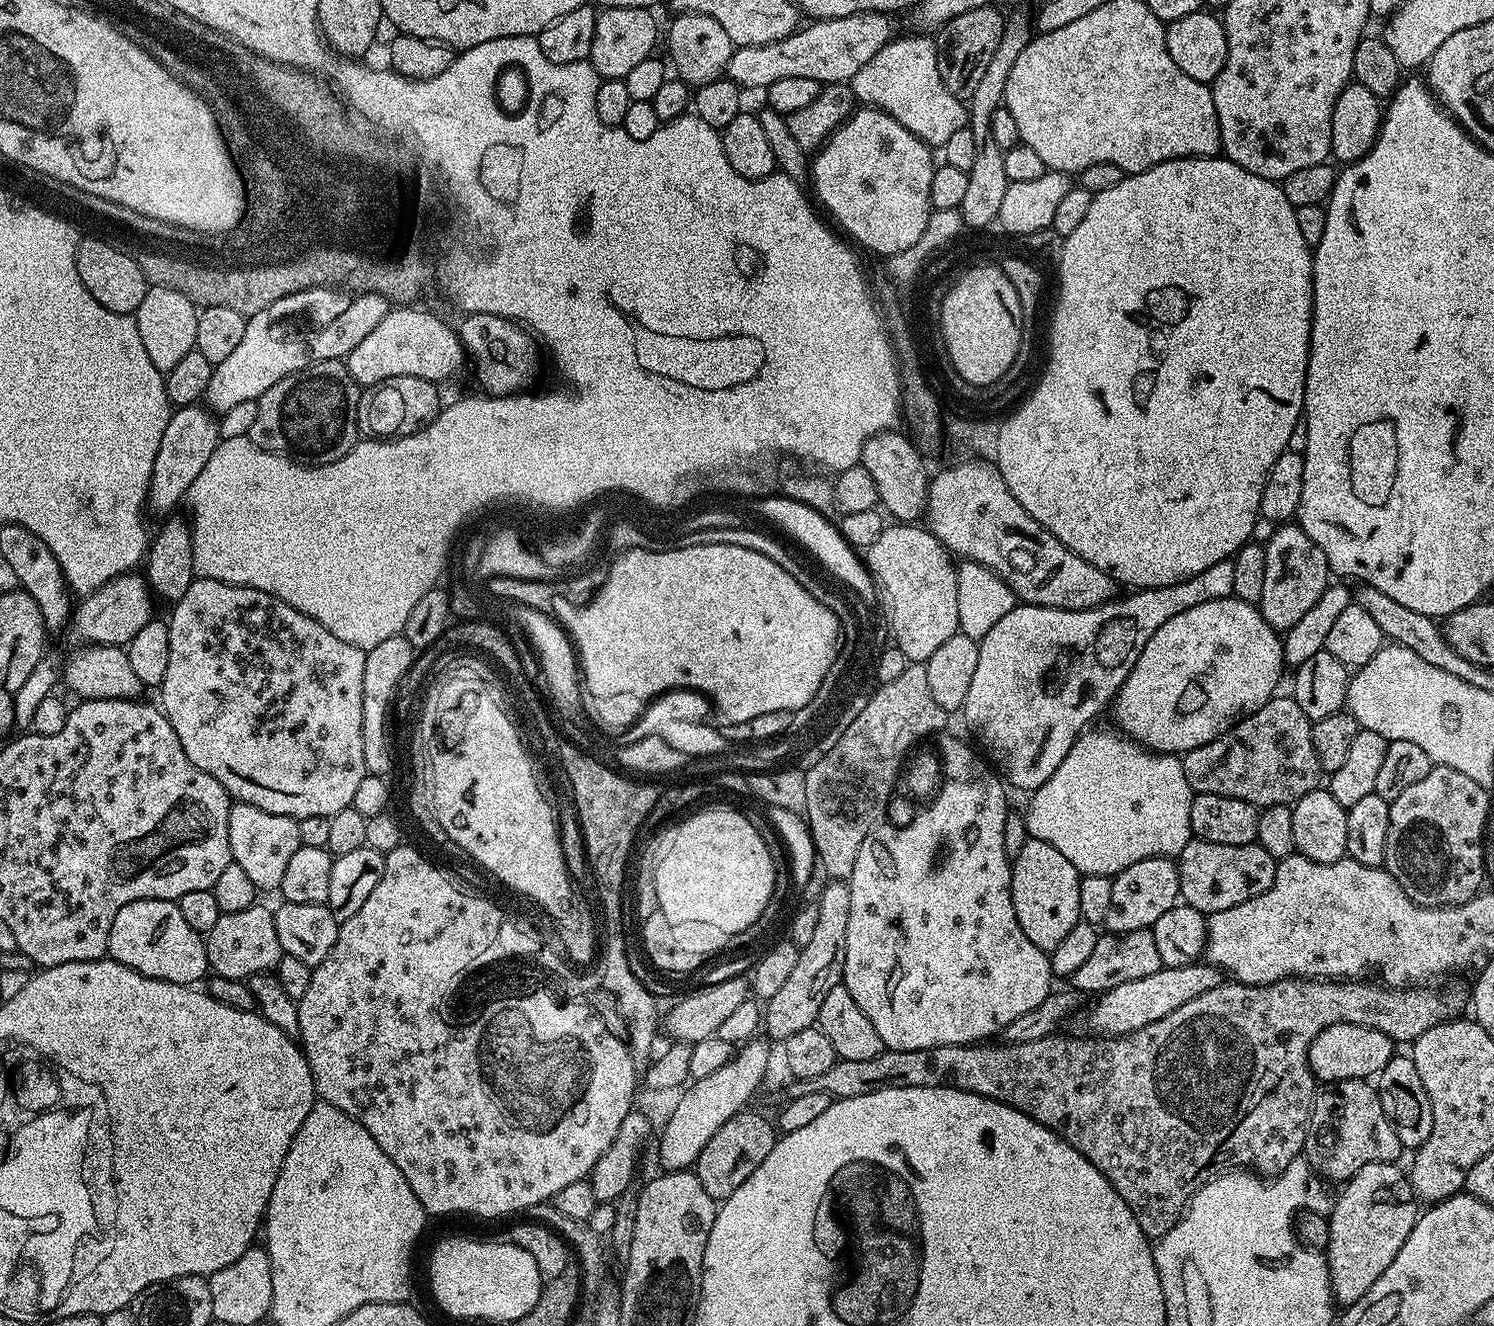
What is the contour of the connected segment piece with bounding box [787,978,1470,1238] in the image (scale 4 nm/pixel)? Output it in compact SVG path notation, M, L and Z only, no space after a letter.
M1289 978L1286 980L1279 980L1273 984L1237 984L1235 982L1225 982L1220 986L1214 987L1214 990L1207 990L1204 994L1198 994L1198 998L1190 998L1190 1002L1186 1002L1186 1006L1178 1006L1178 1010L1174 1010L1170 1014L1166 1014L1166 1018L1158 1018L1158 1022L1150 1022L1150 1026L1142 1026L1140 1030L1128 1032L1124 1036L1113 1036L1111 1038L1089 1038L1084 1036L1059 1036L1053 1034L1050 1036L1043 1036L1034 1042L1018 1042L1017 1044L1005 1044L1003 1042L981 1042L979 1044L955 1044L954 1046L934 1046L926 1050L894 1050L889 1048L882 1054L878 1054L878 1058L869 1058L862 1062L850 1062L849 1060L837 1059L834 1066L830 1066L830 1070L826 1070L826 1074L820 1075L813 1080L798 1080L793 1079L792 1085L788 1088L787 1095L789 1097L801 1096L802 1094L810 1094L811 1092L825 1092L827 1096L832 1097L833 1100L845 1100L846 1098L858 1098L862 1094L874 1094L874 1090L890 1090L891 1088L957 1088L963 1092L970 1094L978 1094L982 1098L990 1098L1002 1102L1006 1106L1010 1106L1014 1110L1018 1110L1022 1114L1029 1116L1034 1122L1038 1122L1042 1126L1046 1126L1054 1134L1058 1134L1066 1142L1070 1142L1070 1146L1074 1146L1074 1150L1078 1150L1090 1161L1103 1176L1114 1186L1114 1190L1118 1190L1118 1194L1126 1202L1126 1206L1130 1206L1130 1210L1134 1214L1134 1218L1138 1218L1138 1226L1142 1226L1142 1230L1149 1238L1159 1238L1175 1226L1176 1221L1184 1214L1184 1209L1187 1208L1189 1200L1196 1191L1201 1188L1203 1184L1207 1184L1209 1180L1213 1179L1217 1174L1223 1173L1225 1170L1251 1170L1253 1173L1259 1174L1264 1178L1271 1178L1277 1176L1279 1172L1284 1172L1286 1166L1290 1166L1290 1162L1294 1162L1301 1153L1304 1152L1304 1143L1310 1131L1310 1121L1312 1119L1312 1102L1316 1099L1317 1089L1312 1089L1313 1081L1310 1079L1308 1070L1308 1047L1310 1042L1314 1042L1314 1038L1318 1038L1318 1034L1322 1034L1322 1030L1326 1030L1330 1026L1338 1026L1339 1024L1357 1024L1358 1026L1366 1026L1374 1030L1382 1030L1382 1034L1386 1034L1393 1042L1411 1042L1417 1040L1422 1034L1426 1034L1426 1030L1430 1030L1434 1026L1446 1023L1447 1020L1457 1019L1461 1015L1460 1012L1469 1007L1470 996L1467 991L1464 992L1460 988L1440 988L1435 992L1435 987L1432 986L1410 986L1405 990L1397 990L1387 986L1376 984L1364 984L1363 979L1359 980L1305 980L1303 978Z

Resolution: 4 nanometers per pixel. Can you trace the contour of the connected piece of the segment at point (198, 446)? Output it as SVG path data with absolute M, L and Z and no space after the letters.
M188 404L184 408L176 408L172 417L166 422L166 430L162 434L162 443L158 446L158 458L154 460L154 470L148 487L147 507L156 512L168 514L179 500L188 495L190 486L202 470L206 470L206 462L210 462L210 454L220 445L219 419L207 407L200 404Z

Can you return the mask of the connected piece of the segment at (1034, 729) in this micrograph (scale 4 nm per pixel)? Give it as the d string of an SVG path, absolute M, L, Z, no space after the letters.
M1229 558L1216 562L1193 578L1170 586L1141 588L1128 594L1132 596L1121 595L1086 610L1017 603L1010 614L998 618L998 622L994 622L978 641L978 667L974 669L970 691L966 693L962 717L969 730L980 739L979 747L998 769L999 775L1011 787L1013 784L1025 794L1034 793L1048 781L1054 770L1058 770L1058 766L1062 766L1062 758L1070 754L1074 742L1091 725L1088 723L1115 700L1116 691L1122 682L1126 682L1130 670L1134 670L1134 662L1138 662L1138 654L1142 654L1146 642L1150 642L1151 634L1167 619L1193 606L1232 595L1233 588L1234 564Z

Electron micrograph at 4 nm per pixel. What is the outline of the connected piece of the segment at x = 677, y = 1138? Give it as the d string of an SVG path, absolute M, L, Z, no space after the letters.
M760 1039L749 1040L727 1064L718 1066L714 1074L706 1074L706 1078L692 1080L675 1097L676 1105L673 1106L672 1113L664 1124L664 1133L660 1136L661 1169L670 1172L691 1169L698 1154L702 1154L702 1146L706 1146L706 1142L714 1138L715 1132L725 1122L730 1122L734 1114L745 1111L751 1105L748 1103L751 1102L752 1095L759 1090L760 1083L768 1072L768 1059L772 1056L771 1050L768 1049L769 1041Z

